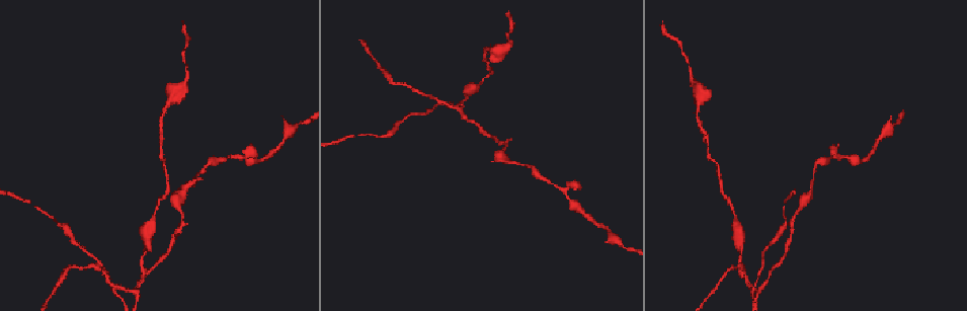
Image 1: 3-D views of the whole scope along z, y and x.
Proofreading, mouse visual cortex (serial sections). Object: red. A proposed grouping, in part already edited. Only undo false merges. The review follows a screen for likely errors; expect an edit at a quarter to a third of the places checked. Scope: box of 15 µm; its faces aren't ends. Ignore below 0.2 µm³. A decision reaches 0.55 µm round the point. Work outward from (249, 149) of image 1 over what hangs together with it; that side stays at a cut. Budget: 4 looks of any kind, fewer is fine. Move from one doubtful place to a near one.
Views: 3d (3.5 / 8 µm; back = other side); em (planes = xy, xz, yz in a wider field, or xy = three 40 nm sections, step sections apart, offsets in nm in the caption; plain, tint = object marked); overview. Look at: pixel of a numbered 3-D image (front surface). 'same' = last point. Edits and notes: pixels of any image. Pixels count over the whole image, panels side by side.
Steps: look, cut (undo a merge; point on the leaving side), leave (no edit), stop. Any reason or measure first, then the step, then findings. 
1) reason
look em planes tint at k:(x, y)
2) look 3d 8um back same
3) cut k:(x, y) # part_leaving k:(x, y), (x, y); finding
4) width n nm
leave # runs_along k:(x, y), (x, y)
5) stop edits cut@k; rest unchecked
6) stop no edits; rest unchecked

narrows sharply
look 3d 3.5um at 1:(833, 156)

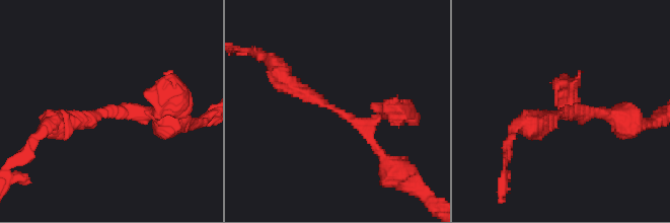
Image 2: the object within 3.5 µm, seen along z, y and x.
look em xy step 3 tint at 2:(100, 112)

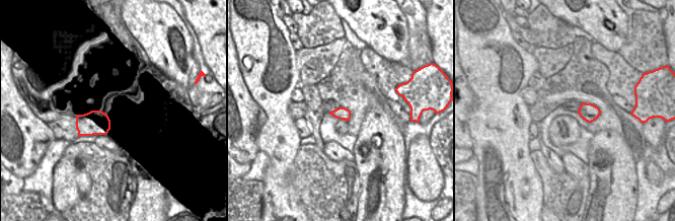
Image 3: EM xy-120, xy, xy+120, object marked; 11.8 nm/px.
leave # runs_along 2:(386, 110), (358, 124), (277, 67); one cell here

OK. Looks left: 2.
thick turns thin
look 3d 3.5um at 1:(799, 208)

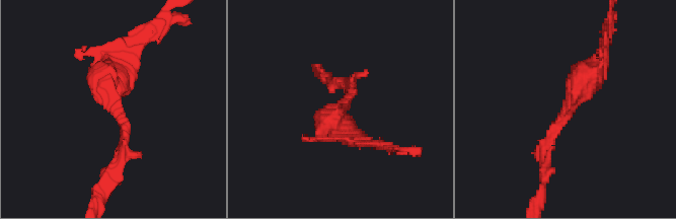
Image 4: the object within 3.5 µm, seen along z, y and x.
arm_widths 150, 250 nm; now the EM
look em planes tint at 4:(341, 105)

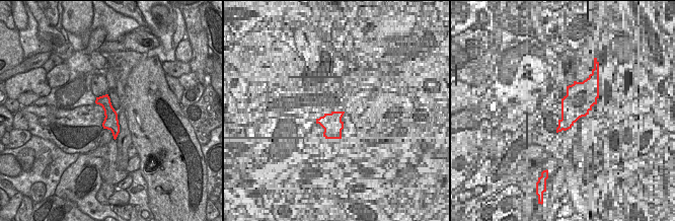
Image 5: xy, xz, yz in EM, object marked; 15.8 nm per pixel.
leave # runs_along 4:(602, 55), (553, 130), (545, 164); continuous, no second cell

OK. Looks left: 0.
stop no edits; rest unchecked

